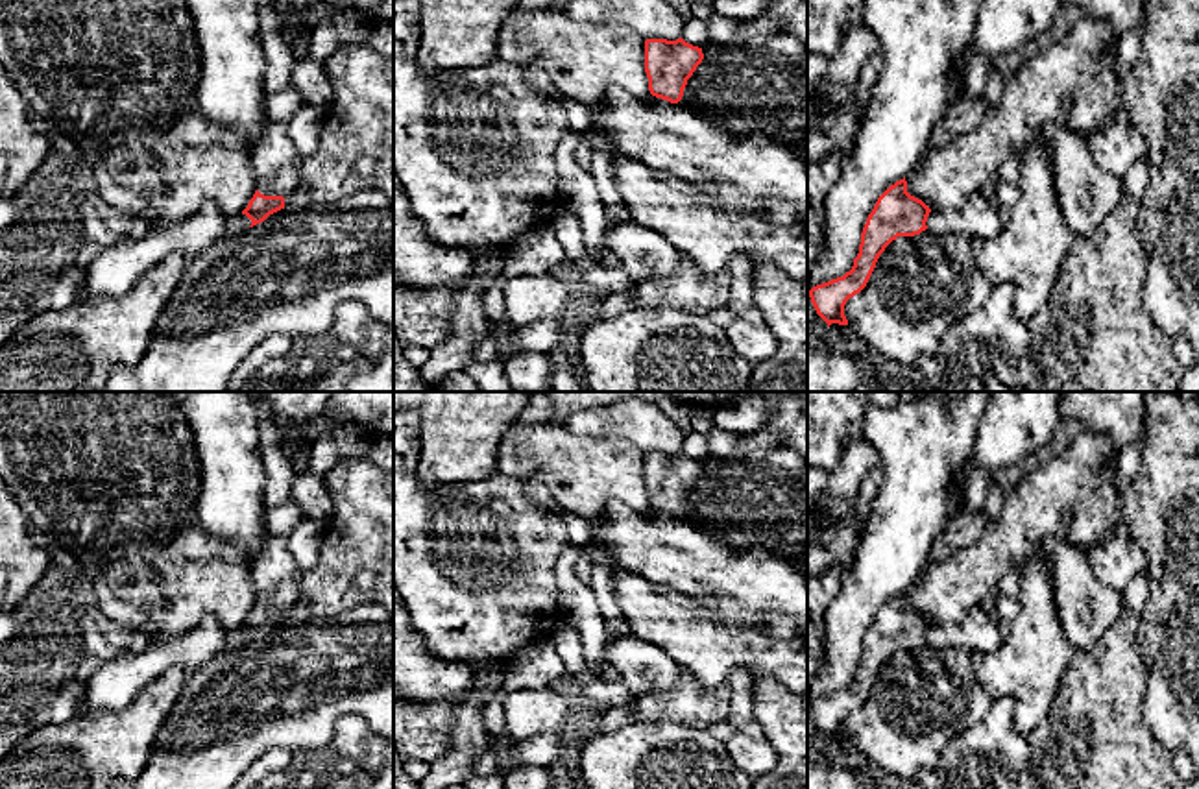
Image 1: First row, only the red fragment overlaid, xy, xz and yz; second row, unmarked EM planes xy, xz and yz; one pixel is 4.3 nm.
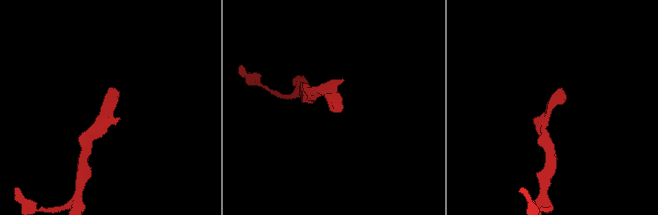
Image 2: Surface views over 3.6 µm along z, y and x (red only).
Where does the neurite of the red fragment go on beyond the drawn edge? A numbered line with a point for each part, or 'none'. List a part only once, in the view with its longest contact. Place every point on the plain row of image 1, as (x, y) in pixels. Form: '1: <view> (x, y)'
1: xy (276, 573)

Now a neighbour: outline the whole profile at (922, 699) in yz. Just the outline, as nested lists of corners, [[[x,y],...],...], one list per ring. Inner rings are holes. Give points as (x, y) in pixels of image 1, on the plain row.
[[[926,643],[914,650],[898,650],[885,662],[866,700],[846,715],[844,730],[868,763],[902,780],[916,780],[922,769],[937,769],[946,745],[977,724],[990,702],[970,652]]]

